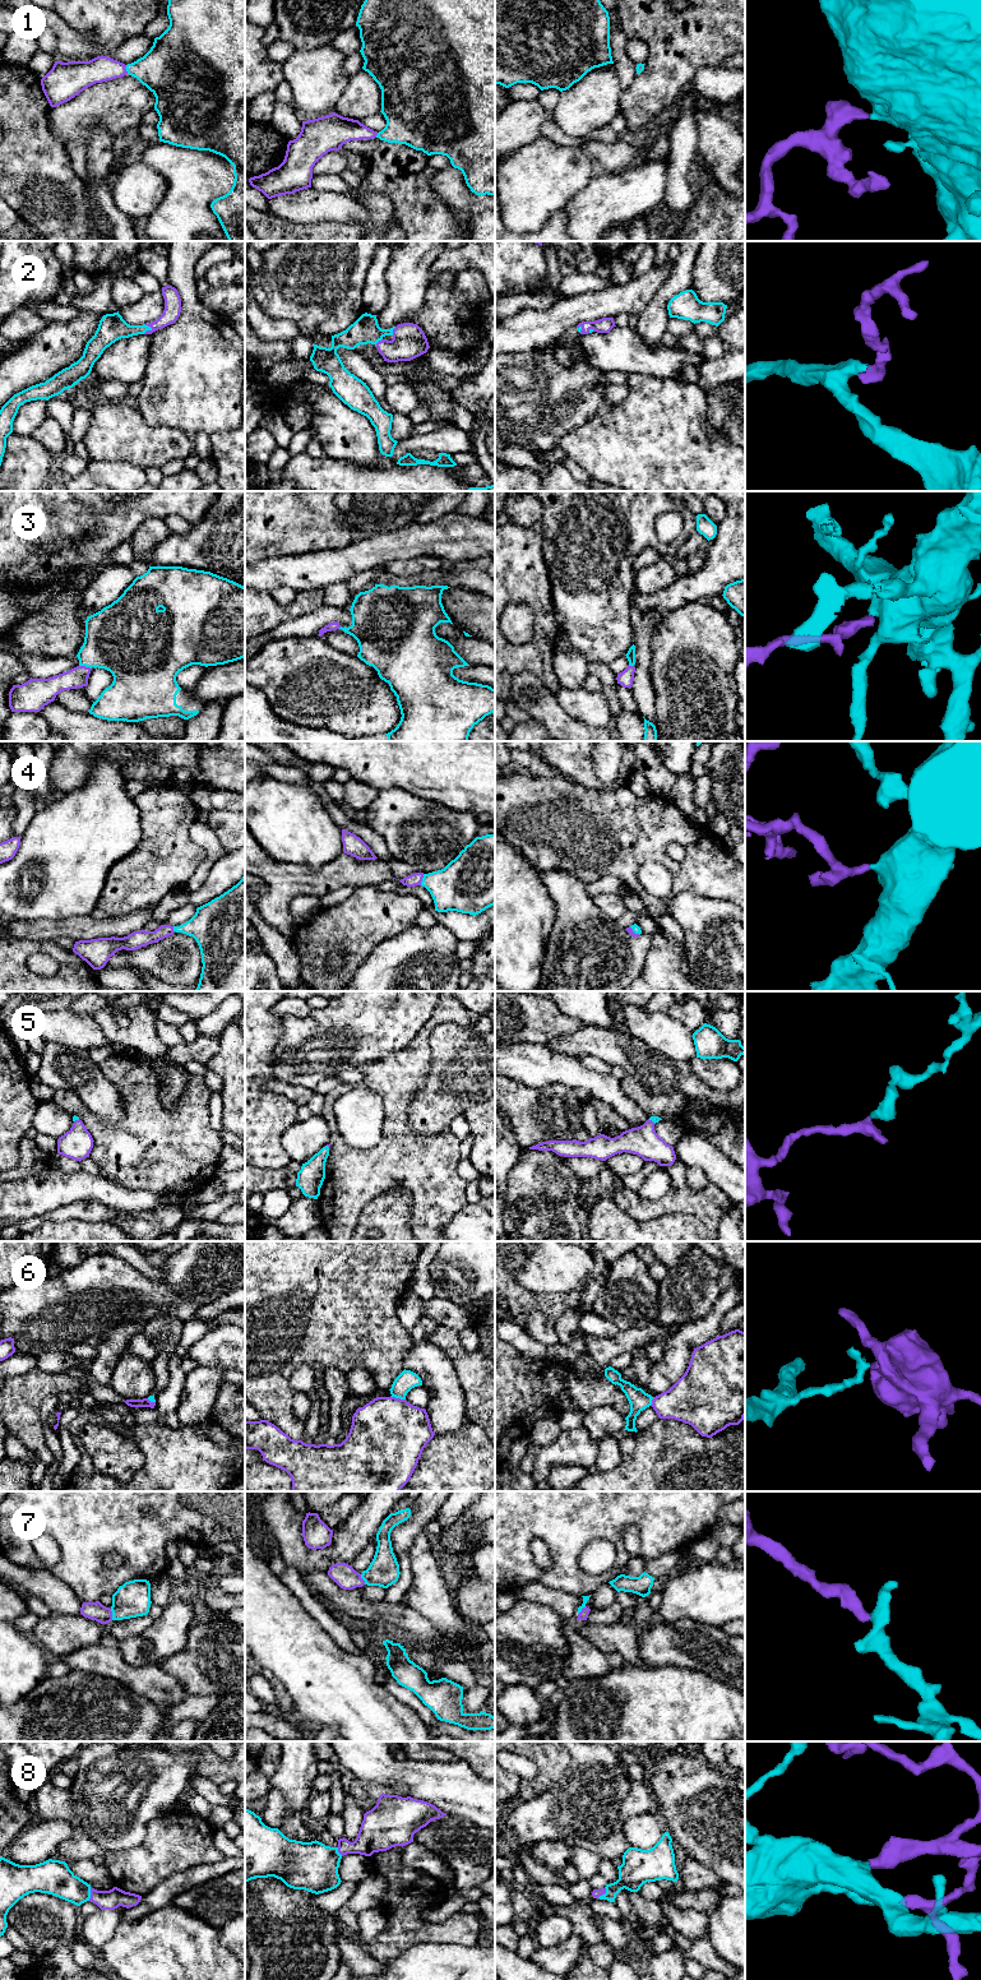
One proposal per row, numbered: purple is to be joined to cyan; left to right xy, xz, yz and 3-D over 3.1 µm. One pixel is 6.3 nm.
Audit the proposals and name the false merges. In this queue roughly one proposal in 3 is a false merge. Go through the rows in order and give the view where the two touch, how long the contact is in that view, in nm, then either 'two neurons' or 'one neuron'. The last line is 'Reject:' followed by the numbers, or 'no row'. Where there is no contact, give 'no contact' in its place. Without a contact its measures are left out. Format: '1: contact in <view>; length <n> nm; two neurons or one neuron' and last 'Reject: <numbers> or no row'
1: contact in xy; length 60 nm; one neuron
2: contact in xy; length 70 nm; one neuron
3: contact in xy; length 80 nm; one neuron
4: contact in xz; length 80 nm; one neuron
5: contact in yz; length 50 nm; one neuron
6: contact in xz; length 100 nm; two neurons
7: contact in xy; length 70 nm; one neuron
8: contact in xy; length 90 nm; one neuron
Reject: 6

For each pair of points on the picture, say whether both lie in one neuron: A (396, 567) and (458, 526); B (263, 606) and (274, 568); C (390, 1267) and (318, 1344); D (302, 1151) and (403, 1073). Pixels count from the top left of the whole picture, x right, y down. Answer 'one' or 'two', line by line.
A: two
B: two
C: one
D: two

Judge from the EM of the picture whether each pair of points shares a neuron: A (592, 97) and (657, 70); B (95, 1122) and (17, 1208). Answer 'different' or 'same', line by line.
A: different
B: different

